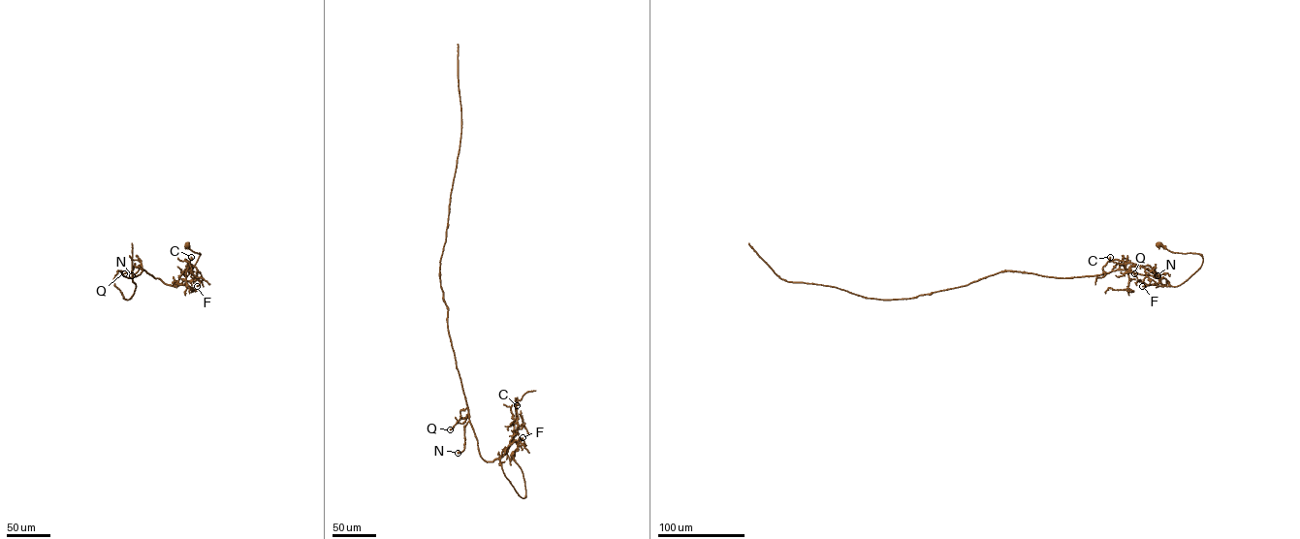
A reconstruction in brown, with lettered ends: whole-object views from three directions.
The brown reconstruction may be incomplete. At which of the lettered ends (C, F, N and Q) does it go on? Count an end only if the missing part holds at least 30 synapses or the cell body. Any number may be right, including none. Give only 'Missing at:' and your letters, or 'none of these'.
Missing at: none of these

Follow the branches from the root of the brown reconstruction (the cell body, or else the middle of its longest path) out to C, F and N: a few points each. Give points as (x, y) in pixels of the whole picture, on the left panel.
C: (187, 243), (200, 254), (184, 280), (174, 286), (190, 264), (191, 257)
F: (187, 243), (200, 254), (184, 280), (174, 286), (188, 269), (200, 281), (197, 286)
N: (187, 243), (200, 254), (177, 286), (165, 284), (139, 265), (139, 270), (132, 275)

